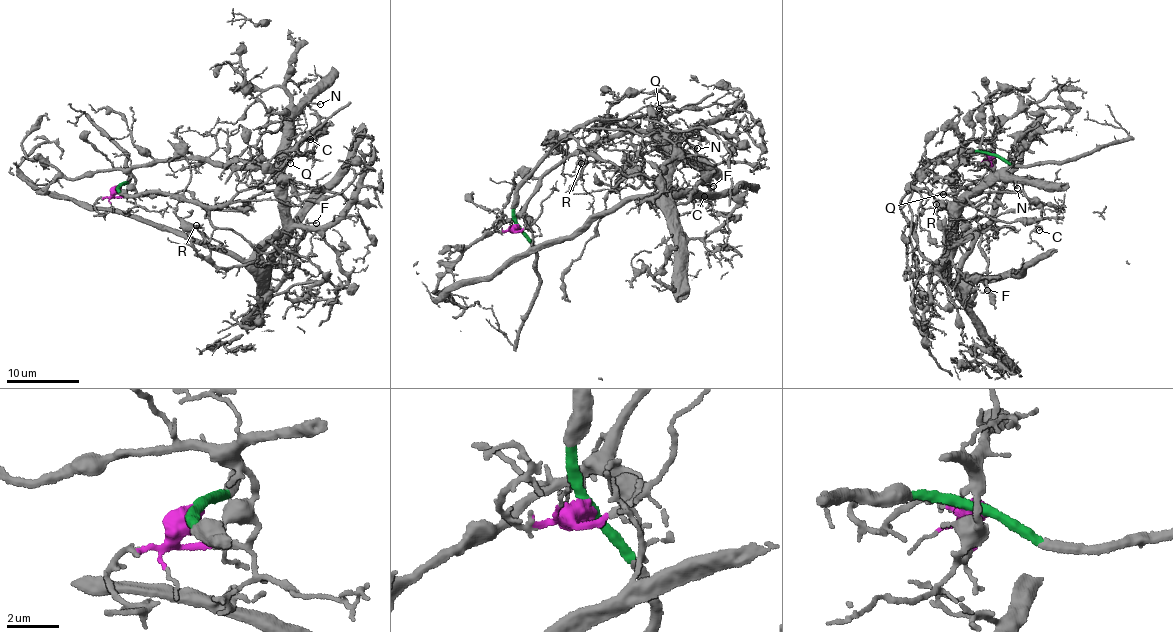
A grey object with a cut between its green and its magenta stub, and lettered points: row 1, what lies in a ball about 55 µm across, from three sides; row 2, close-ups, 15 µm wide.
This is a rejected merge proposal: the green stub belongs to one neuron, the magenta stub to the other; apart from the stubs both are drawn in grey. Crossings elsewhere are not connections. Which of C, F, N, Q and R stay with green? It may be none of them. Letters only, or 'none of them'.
Q

